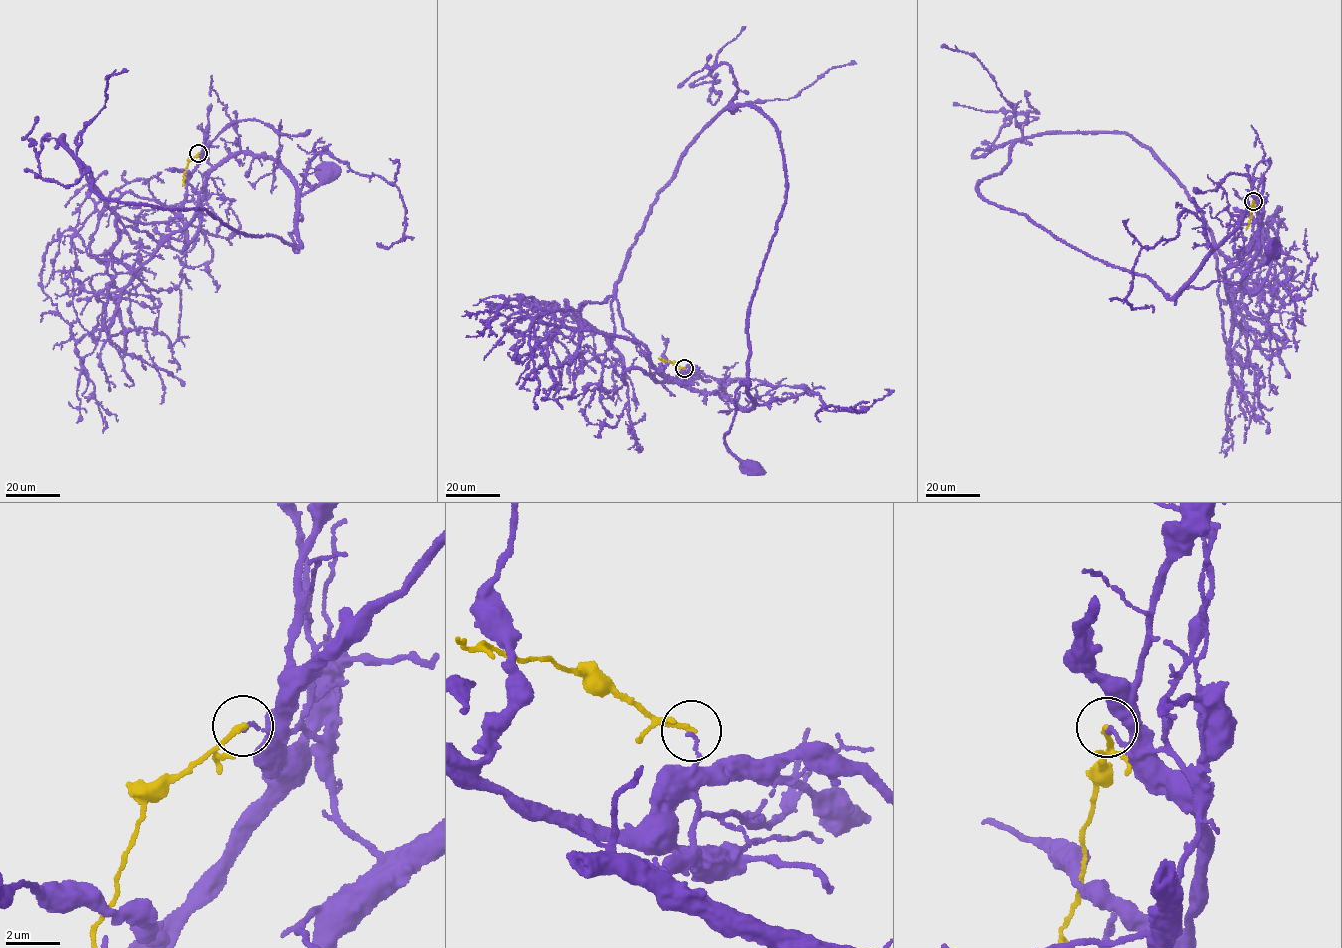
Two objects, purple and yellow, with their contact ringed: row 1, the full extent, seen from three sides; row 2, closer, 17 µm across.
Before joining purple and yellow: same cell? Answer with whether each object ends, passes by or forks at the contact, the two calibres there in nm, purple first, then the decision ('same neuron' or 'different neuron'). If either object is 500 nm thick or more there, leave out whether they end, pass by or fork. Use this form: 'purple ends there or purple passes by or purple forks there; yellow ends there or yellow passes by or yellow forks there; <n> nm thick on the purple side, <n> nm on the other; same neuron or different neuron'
purple ends there; yellow ends there; 110 nm thick on the purple side, 200 nm on the other; different neuron

